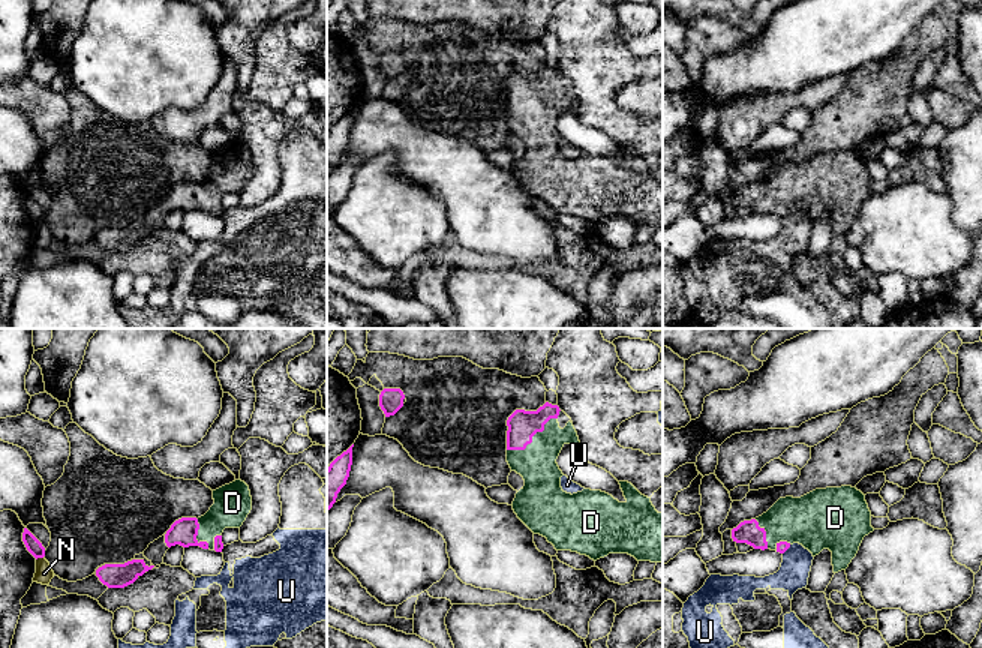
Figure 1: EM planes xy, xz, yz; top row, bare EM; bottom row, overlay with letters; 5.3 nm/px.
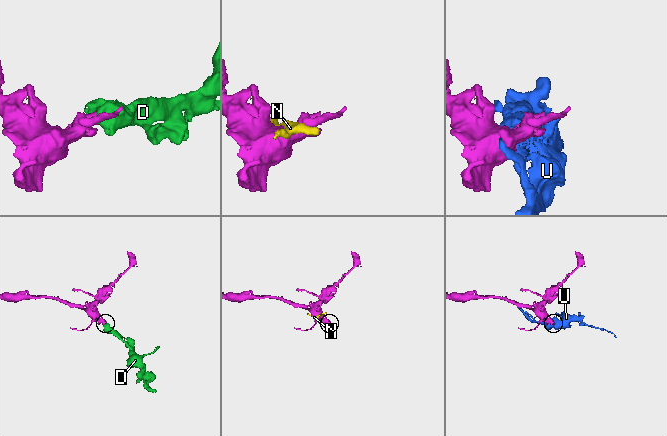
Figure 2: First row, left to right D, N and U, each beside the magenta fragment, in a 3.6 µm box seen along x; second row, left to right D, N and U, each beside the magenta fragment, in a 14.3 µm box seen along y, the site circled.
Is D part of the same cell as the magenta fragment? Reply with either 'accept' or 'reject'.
accept

